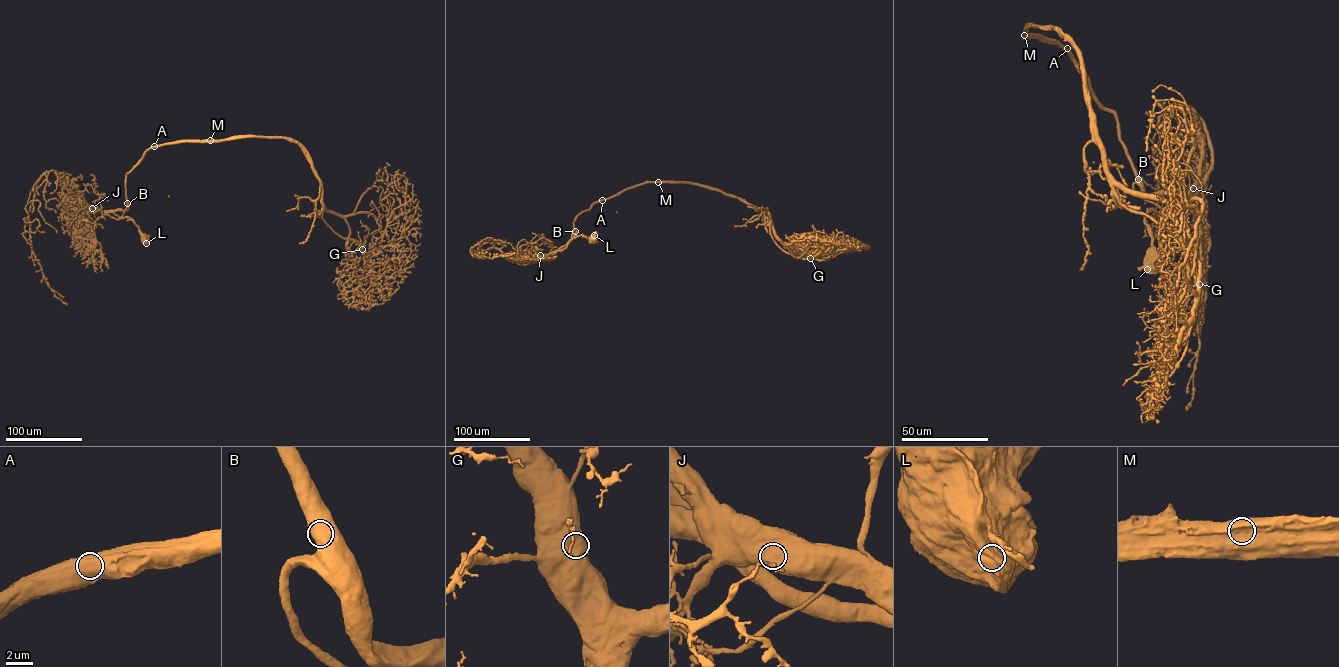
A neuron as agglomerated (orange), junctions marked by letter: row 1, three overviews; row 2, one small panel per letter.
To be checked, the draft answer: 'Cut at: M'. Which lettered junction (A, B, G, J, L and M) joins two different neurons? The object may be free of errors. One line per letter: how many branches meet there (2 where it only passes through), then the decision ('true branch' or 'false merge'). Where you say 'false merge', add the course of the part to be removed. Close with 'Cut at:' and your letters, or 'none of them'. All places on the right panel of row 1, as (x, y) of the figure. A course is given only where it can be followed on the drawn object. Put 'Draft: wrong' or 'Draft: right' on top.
Draft: right
A: 1 branches meet; true branch
B: 1 branches meet; true branch
G: 1 branches meet; true branch
J: 1 branches meet; true branch
L: 1 branches meet; true branch
M: 1 branches meet; false merge; foreign part runs (1024, 36), (1057, 29), (1077, 51), (1114, 193), (1199, 264), (1196, 292), (1165, 183), (1180, 124), (1172, 97)
Cut at: M

